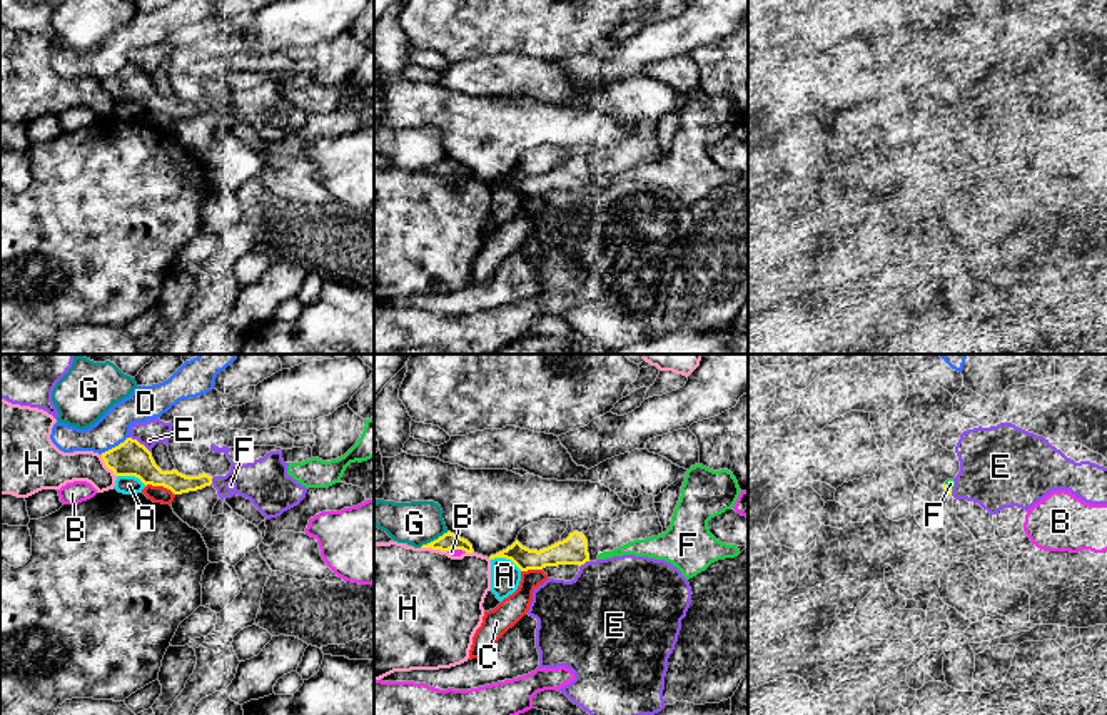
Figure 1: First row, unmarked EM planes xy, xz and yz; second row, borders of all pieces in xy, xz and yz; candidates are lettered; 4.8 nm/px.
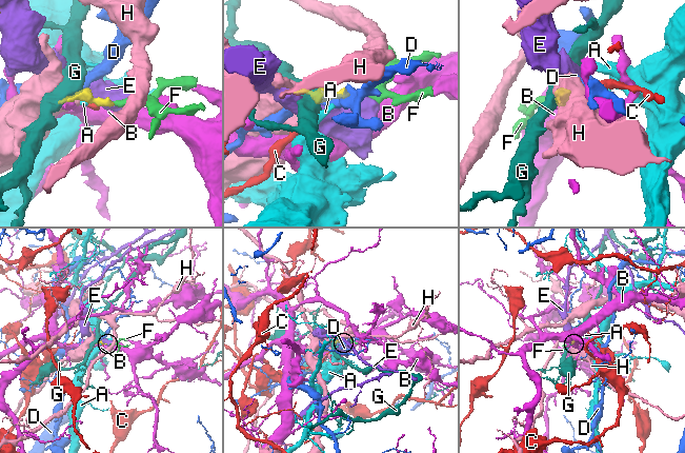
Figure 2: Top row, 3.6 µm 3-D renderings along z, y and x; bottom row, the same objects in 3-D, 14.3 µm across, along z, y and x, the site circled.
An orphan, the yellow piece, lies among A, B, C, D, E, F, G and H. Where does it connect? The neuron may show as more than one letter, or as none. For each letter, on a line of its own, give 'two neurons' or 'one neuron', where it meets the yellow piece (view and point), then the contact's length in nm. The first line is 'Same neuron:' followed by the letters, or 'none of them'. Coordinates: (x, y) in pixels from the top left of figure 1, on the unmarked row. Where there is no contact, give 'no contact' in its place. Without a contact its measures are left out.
Same neuron: F
A: two neurons; meets yellow in xz at (506, 184); contact 160 nm long
B: two neurons; meets yellow in xz at (458, 174); contact 100 nm long
C: two neurons; meets yellow in xy at (161, 111); contact 150 nm long
D: two neurons; meets yellow in xy at (116, 72); contact 160 nm long
E: two neurons; meets yellow in xy at (137, 67); contact 130 nm long
F: one neuron; meets yellow in yz at (947, 112); contact 50 nm long
G: two neurons; meets yellow in xz at (434, 166); contact 160 nm long
H: two neurons; meets yellow in xz at (434, 174); contact 130 nm long

